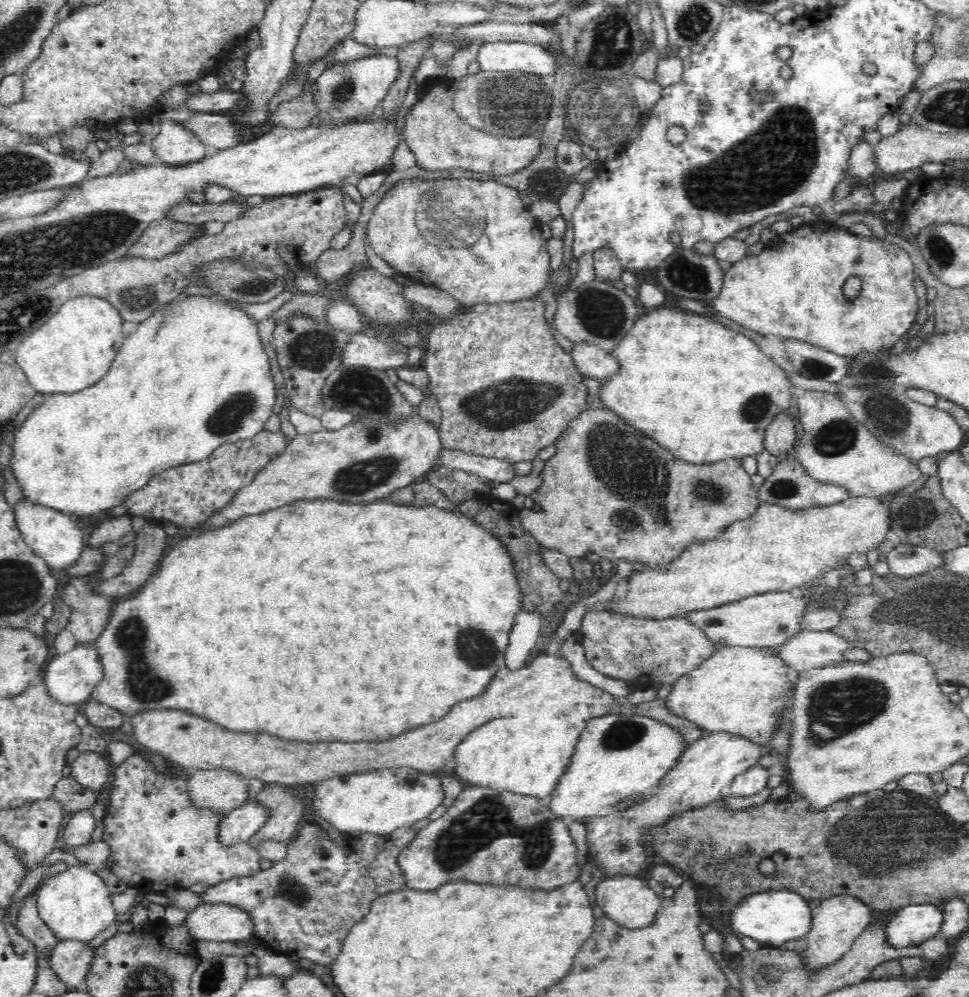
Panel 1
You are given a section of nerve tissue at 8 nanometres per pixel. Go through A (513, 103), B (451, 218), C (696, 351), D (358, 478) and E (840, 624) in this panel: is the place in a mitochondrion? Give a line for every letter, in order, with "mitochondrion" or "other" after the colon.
A: mitochondrion
B: mitochondrion
C: other
D: mitochondrion
E: other

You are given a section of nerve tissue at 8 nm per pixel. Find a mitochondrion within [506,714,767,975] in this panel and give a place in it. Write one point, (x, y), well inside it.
(619, 736)

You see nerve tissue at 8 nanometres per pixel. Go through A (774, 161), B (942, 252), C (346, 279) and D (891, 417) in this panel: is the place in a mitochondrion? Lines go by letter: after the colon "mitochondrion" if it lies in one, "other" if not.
A: mitochondrion
B: mitochondrion
C: other
D: mitochondrion

